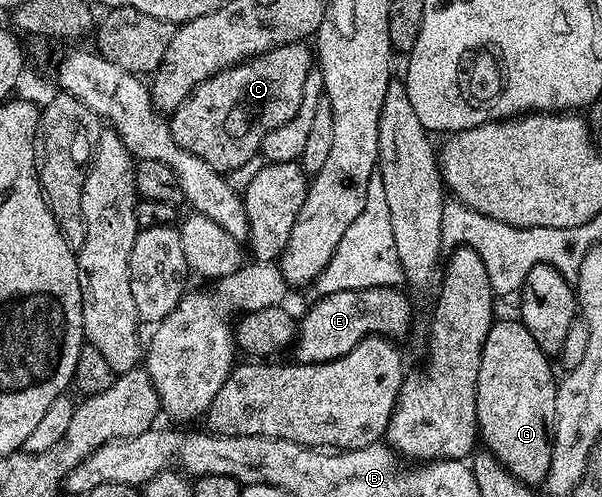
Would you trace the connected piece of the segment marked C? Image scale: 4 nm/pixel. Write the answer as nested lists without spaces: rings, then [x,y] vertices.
[[[303,41],[287,42],[284,46],[275,46],[275,48],[267,50],[264,54],[257,54],[255,58],[248,58],[246,61],[238,63],[237,66],[220,70],[214,76],[207,78],[206,81],[198,83],[190,97],[170,115],[172,135],[176,143],[192,152],[194,156],[206,160],[206,164],[210,164],[210,168],[221,172],[235,172],[239,170],[242,164],[252,162],[260,154],[260,145],[265,136],[271,130],[282,128],[282,124],[286,124],[286,120],[290,120],[294,116],[294,112],[298,112],[298,104],[302,104],[302,88],[306,88],[306,76],[314,68],[313,51],[309,47],[307,50],[304,46],[307,45]]]

